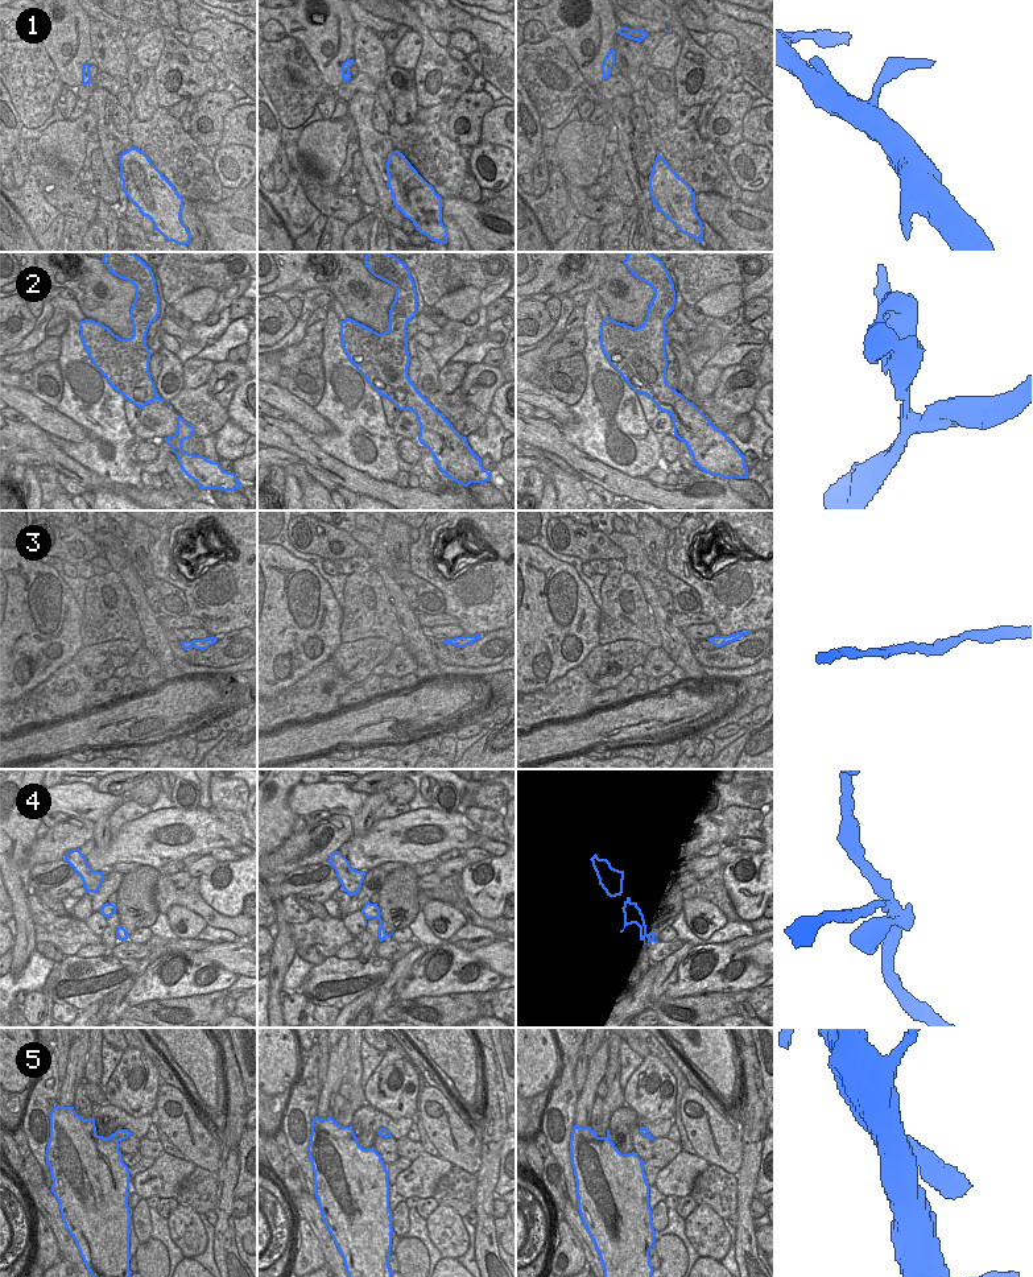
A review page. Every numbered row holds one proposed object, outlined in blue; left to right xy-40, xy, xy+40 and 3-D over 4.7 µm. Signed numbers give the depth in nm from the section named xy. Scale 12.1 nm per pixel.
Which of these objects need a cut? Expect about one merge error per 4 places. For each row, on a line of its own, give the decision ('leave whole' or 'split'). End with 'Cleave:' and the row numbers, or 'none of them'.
1: leave whole
2: leave whole
3: leave whole
4: split
5: leave whole
Cleave: 4

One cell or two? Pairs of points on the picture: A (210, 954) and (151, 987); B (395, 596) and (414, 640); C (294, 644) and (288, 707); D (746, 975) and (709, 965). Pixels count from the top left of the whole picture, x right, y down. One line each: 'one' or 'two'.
A: two
B: one
C: two
D: one

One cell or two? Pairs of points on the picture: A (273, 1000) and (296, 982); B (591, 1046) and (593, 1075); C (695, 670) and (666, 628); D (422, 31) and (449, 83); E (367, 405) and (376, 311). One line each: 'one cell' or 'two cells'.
A: two cells
B: two cells
C: one cell
D: one cell
E: two cells

